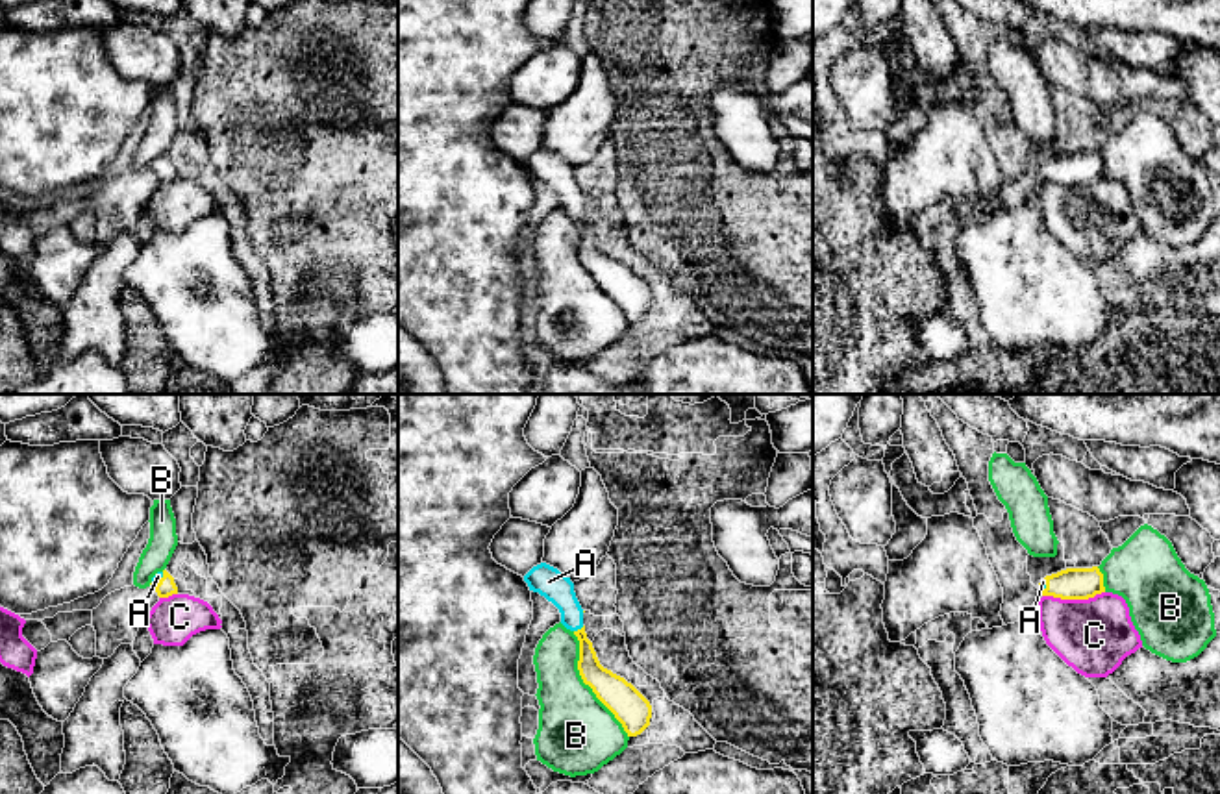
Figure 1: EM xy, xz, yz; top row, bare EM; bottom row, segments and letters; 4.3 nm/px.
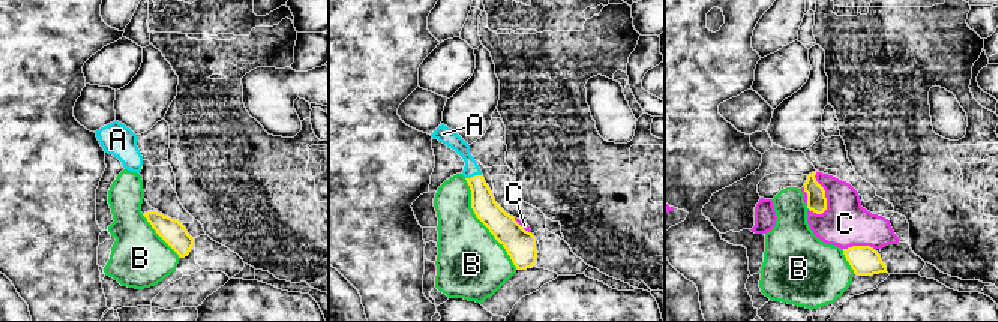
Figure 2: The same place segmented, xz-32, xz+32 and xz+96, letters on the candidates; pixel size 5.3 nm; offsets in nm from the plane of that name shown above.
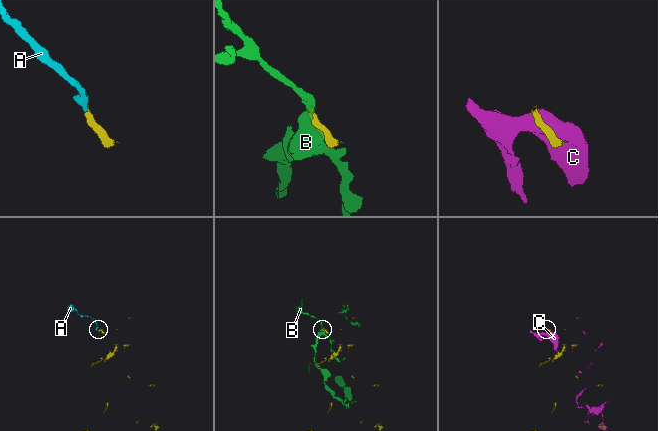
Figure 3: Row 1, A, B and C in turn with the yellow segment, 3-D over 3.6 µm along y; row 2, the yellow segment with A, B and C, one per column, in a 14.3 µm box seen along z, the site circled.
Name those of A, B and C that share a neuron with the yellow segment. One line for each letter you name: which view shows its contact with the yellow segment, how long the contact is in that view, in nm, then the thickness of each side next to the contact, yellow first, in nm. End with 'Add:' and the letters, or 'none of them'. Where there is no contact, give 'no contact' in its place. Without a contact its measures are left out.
A: meets yellow in xz; contact 50 nm long; 120 nm thick on the yellow side, 140 nm on the other
Add: A

